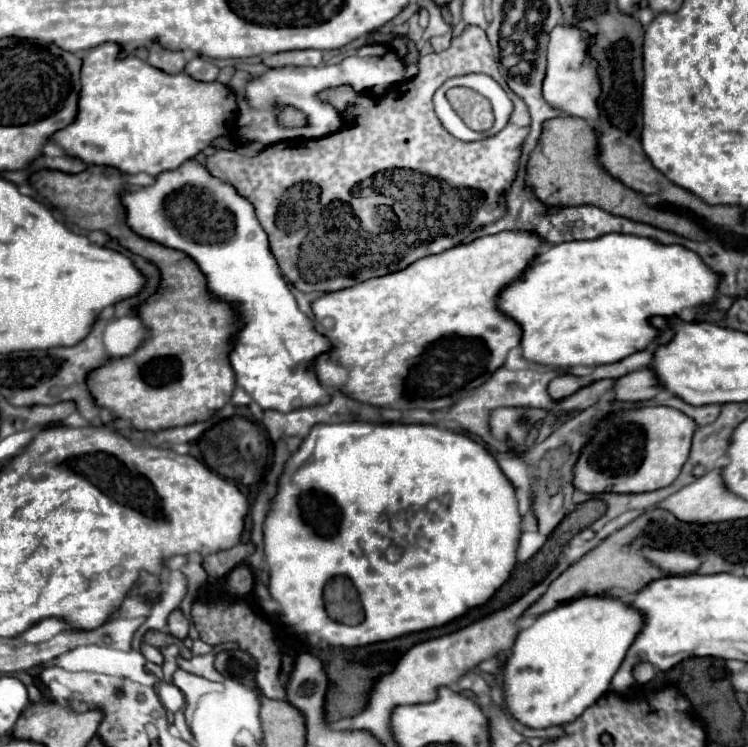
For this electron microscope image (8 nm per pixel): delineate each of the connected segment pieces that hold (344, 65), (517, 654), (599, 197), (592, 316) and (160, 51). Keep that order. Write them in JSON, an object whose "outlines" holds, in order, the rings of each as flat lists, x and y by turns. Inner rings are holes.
{"outlines":[[[366,45,356,55,346,57,338,65,320,65,320,67,280,67,270,69,262,77,256,77,246,87,246,97,238,95,240,111,236,119,236,133,242,143,258,141,262,145,274,145,278,141,304,137,320,139,332,135,344,127,342,115,328,103,320,101,318,93,324,89,334,89,340,85,350,85,354,91,372,91,372,95,384,95,388,87,406,79,404,59,398,57,394,47,388,45],[280,107,294,107,306,115,304,127,284,127,278,123]],[[586,595,584,599,568,601,540,615,534,625,518,633,512,657,504,665,504,701,510,715,534,729,564,725,578,719,586,707,596,703,596,699,608,691,612,675,616,675,624,661,632,639,640,633,640,623,644,623,644,619,640,619,640,611,632,611,628,603,608,595]],[[556,117,544,123,544,131,540,137,540,145,532,151,530,161,528,161,528,175,526,181,528,185,534,187,534,193,540,201,546,205,558,207,558,205,596,205,612,215,628,217,632,221,648,223,666,231,674,231,682,237,696,239,696,241,706,241,710,237,710,231,704,231,700,225,694,221,674,215,670,211,654,209,650,207,644,197,618,179,614,179,600,163,598,163,598,131,592,123,580,117]],[[608,233,592,241,570,241,550,245,538,253,524,277,504,287,498,297,502,313,522,325,524,357,542,365,574,367,616,363,636,351,644,351,656,341,656,327,648,319,660,315,666,319,680,317,684,309,700,309,714,303,720,275,714,273,698,253,682,245,664,245,648,237]],[[152,43,148,63,166,73,180,73,184,71,186,57,182,51,170,51,170,49,164,49,160,43]]]}

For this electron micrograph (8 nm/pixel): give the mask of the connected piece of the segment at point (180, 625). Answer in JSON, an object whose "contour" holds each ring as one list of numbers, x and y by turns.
{"contour":[[180,609,172,611,172,615,168,617,168,631,176,639,186,639,186,635,188,635,188,619,182,615]]}

